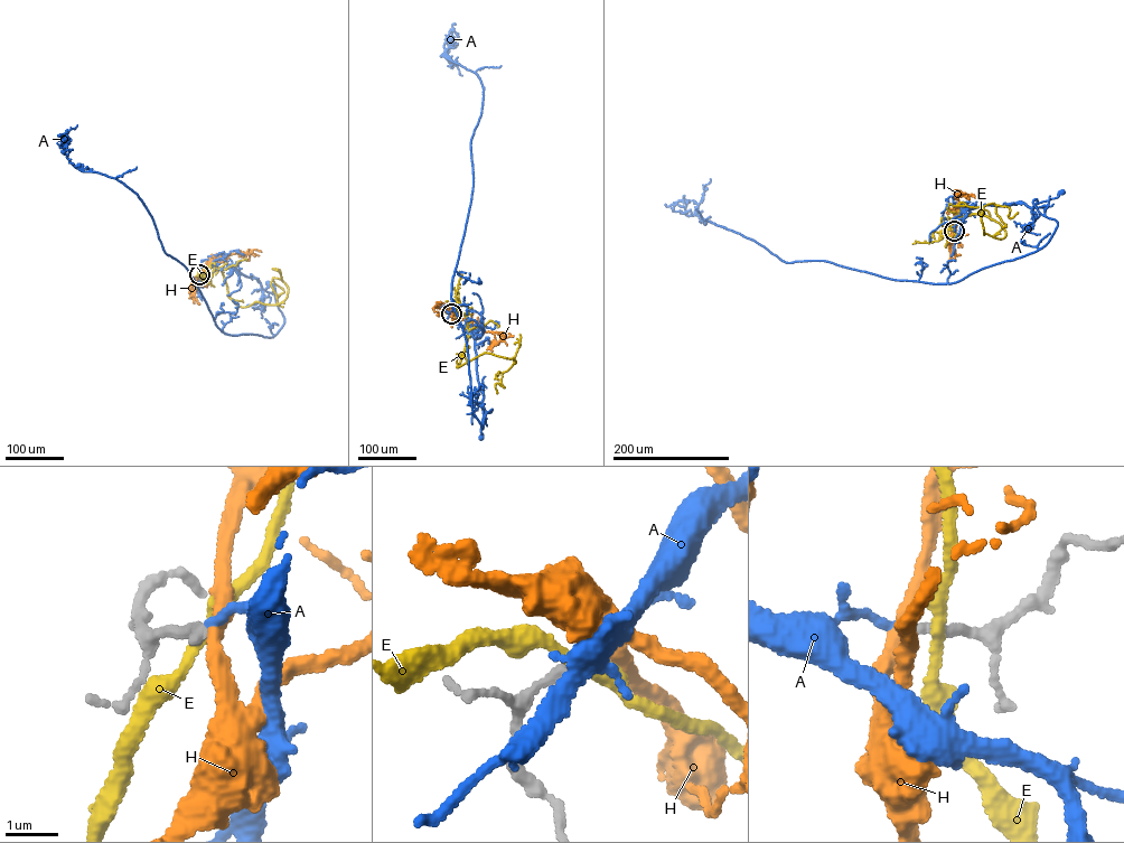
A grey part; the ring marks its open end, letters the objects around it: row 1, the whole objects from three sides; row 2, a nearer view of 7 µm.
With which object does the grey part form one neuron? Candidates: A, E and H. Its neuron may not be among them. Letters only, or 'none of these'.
A

